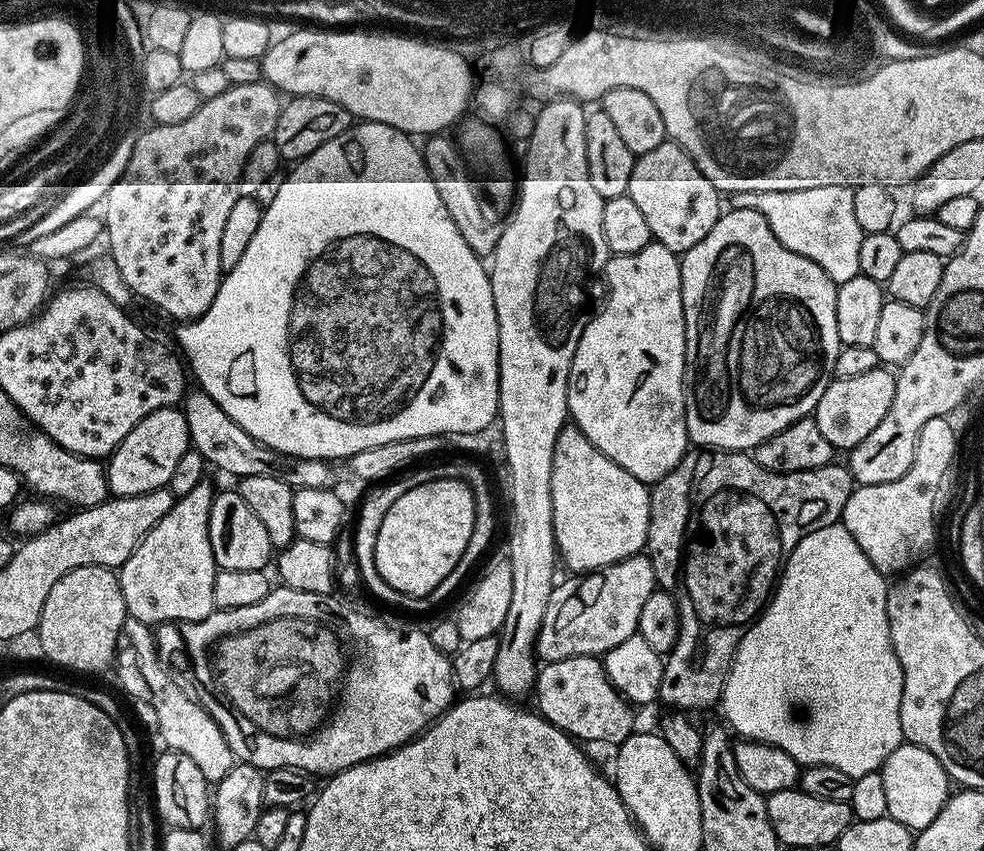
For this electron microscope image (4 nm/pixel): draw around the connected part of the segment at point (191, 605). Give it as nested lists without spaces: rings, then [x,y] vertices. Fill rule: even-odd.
[[[205,482],[194,486],[190,494],[179,497],[170,514],[166,514],[166,518],[162,518],[162,522],[158,522],[158,526],[154,526],[154,530],[150,530],[150,534],[142,538],[134,554],[130,554],[130,558],[126,558],[124,565],[119,568],[122,598],[131,619],[141,620],[149,626],[177,622],[189,624],[206,619],[216,608],[214,578],[218,569],[214,550],[210,546],[210,506],[214,495],[214,488],[210,484]]]

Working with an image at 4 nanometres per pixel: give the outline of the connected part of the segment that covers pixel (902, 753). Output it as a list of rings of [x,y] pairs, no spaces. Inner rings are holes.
[[[902,743],[879,771],[882,774],[882,782],[886,789],[887,816],[892,820],[902,822],[902,826],[913,830],[919,830],[930,826],[934,818],[938,818],[938,810],[948,800],[950,795],[950,777],[947,770],[926,750],[917,744]]]

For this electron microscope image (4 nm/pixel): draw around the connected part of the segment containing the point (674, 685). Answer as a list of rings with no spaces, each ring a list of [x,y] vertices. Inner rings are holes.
[[[680,618],[680,633],[674,650],[667,653],[662,674],[659,703],[676,710],[695,712],[700,708],[719,705],[720,695],[726,686],[734,654],[746,630],[734,628],[730,632],[710,632],[710,626],[700,626],[694,618]]]

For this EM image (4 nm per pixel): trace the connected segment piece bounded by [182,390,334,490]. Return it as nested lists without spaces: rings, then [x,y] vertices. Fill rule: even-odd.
[[[202,390],[189,391],[182,401],[182,411],[186,418],[188,427],[188,439],[191,447],[202,454],[205,465],[217,468],[220,472],[225,472],[228,476],[239,478],[250,474],[263,474],[270,478],[282,478],[293,490],[297,488],[309,488],[318,490],[319,488],[332,488],[332,468],[333,465],[323,458],[298,458],[297,456],[283,456],[281,452],[275,452],[270,446],[258,442],[210,394]]]

